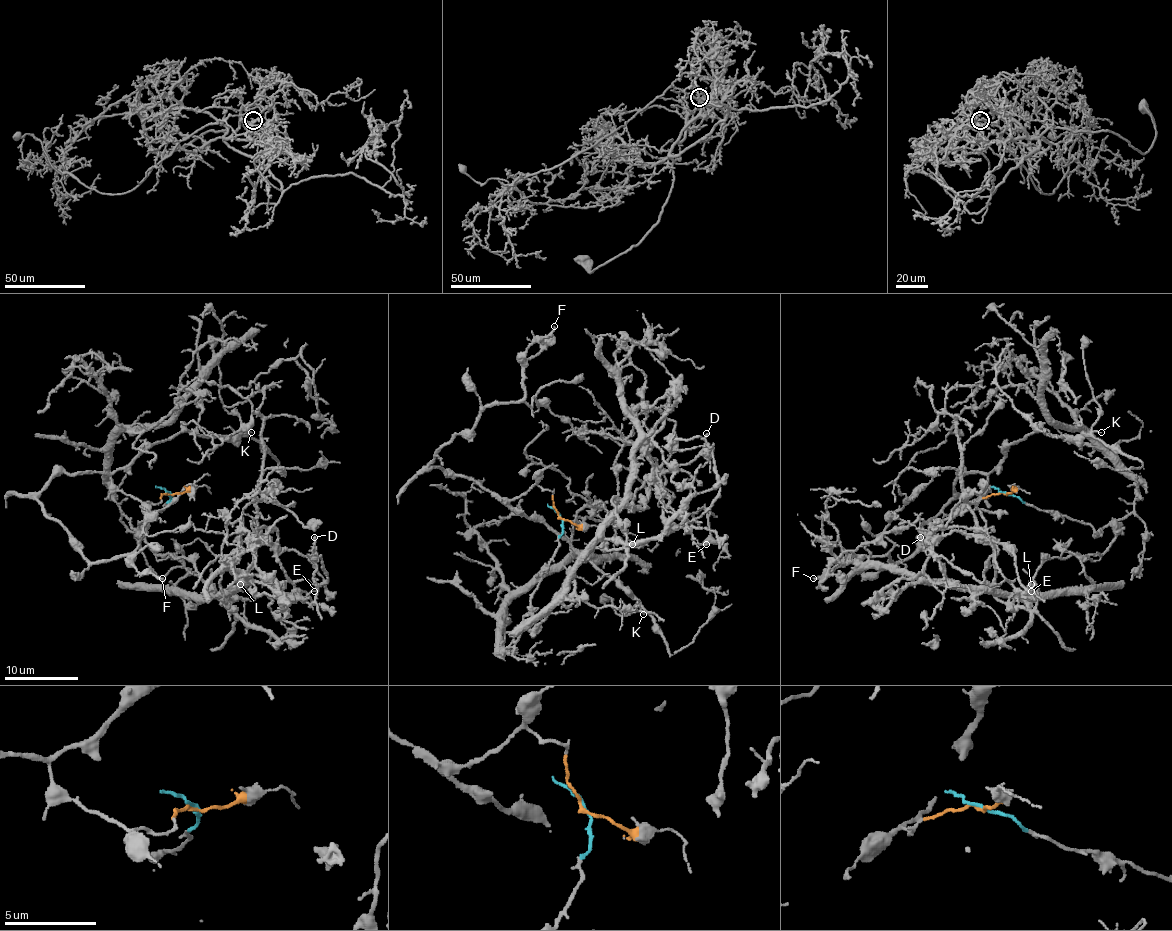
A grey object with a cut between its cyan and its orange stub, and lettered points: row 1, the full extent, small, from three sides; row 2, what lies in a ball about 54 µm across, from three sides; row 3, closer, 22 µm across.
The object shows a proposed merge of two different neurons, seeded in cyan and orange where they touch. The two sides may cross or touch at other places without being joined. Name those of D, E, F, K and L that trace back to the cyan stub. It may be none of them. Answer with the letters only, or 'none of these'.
D, E, L

